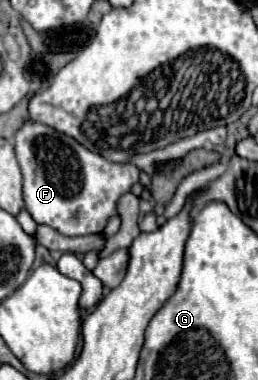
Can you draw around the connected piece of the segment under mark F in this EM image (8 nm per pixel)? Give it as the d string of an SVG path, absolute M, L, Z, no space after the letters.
M26 121L16 133L16 159L22 169L24 205L36 223L50 225L68 237L102 233L110 215L116 215L120 195L138 183L138 167L112 163L88 151L76 139L36 121Z

